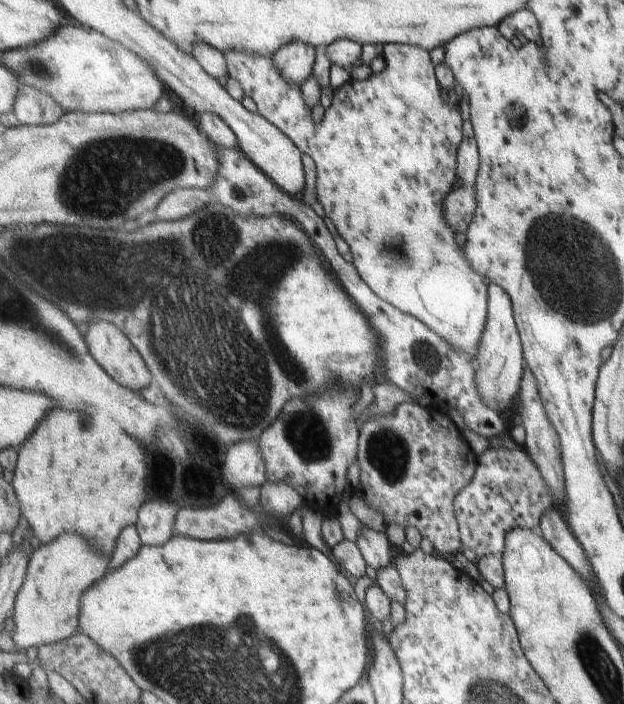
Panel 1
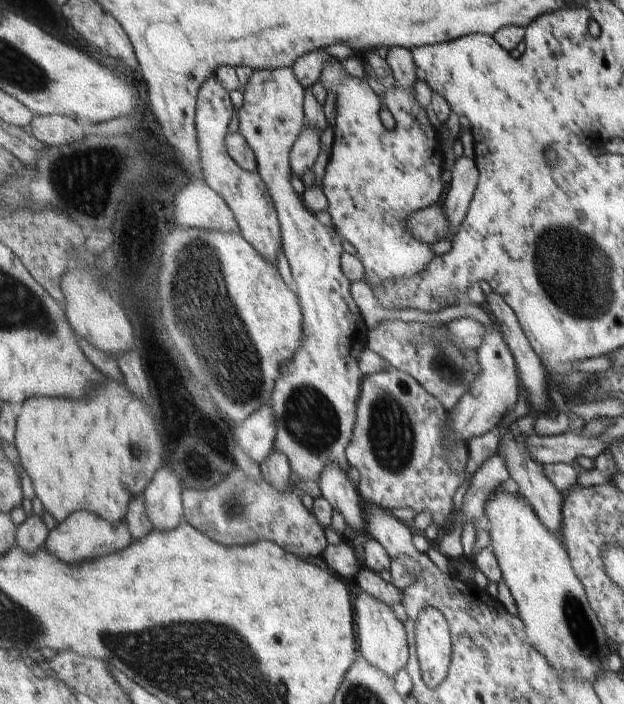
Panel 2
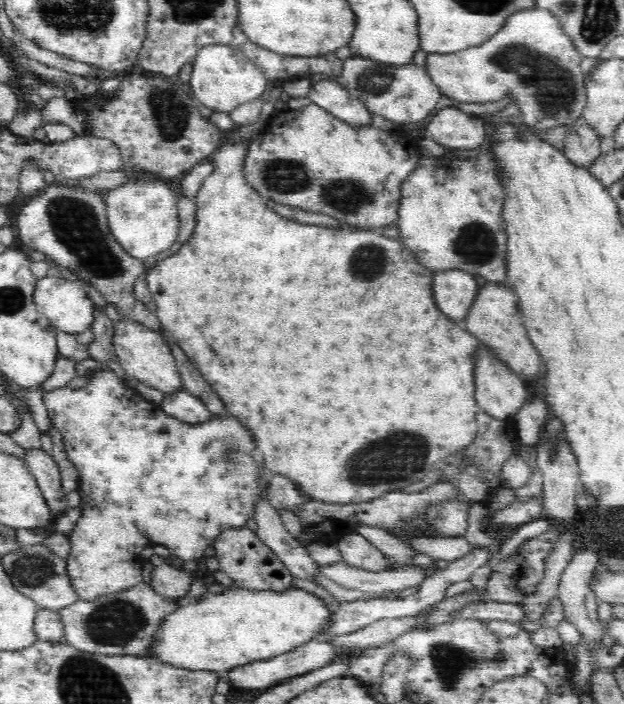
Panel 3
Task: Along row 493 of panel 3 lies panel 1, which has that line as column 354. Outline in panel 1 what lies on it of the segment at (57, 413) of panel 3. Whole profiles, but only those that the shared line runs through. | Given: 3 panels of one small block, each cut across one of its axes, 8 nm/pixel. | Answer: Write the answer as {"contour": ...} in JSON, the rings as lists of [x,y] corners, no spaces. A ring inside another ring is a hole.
{"contour":[[[386,44],[384,47],[386,48],[384,53],[384,58],[386,59],[385,70],[379,74],[373,72],[366,80],[351,79],[339,90],[334,91],[331,106],[325,111],[321,122],[315,122],[313,112],[309,110],[306,98],[303,98],[303,91],[299,86],[289,84],[285,80],[285,76],[277,70],[272,56],[255,56],[255,54],[249,54],[245,50],[243,52],[233,50],[233,52],[224,52],[224,54],[227,66],[229,66],[230,78],[235,78],[235,80],[239,80],[243,84],[245,95],[251,97],[256,103],[258,112],[265,116],[265,118],[270,119],[272,123],[275,123],[275,126],[278,126],[295,142],[303,154],[308,154],[317,163],[318,202],[322,205],[324,214],[336,227],[338,234],[351,247],[355,268],[357,268],[363,280],[371,287],[371,290],[383,300],[389,302],[389,304],[399,308],[399,310],[419,318],[423,324],[427,324],[441,338],[451,342],[455,348],[461,348],[461,350],[473,354],[477,360],[479,344],[482,343],[483,330],[485,330],[485,324],[487,324],[487,283],[483,280],[484,276],[479,274],[479,271],[474,269],[474,266],[471,266],[466,250],[459,246],[457,236],[455,236],[456,232],[452,226],[447,224],[445,208],[443,208],[443,202],[445,202],[447,194],[459,185],[457,150],[459,150],[465,138],[463,114],[461,114],[458,106],[453,106],[453,104],[447,101],[445,90],[439,84],[437,78],[436,66],[433,64],[431,54],[427,50],[423,50],[423,48],[418,46],[402,44]]]}

